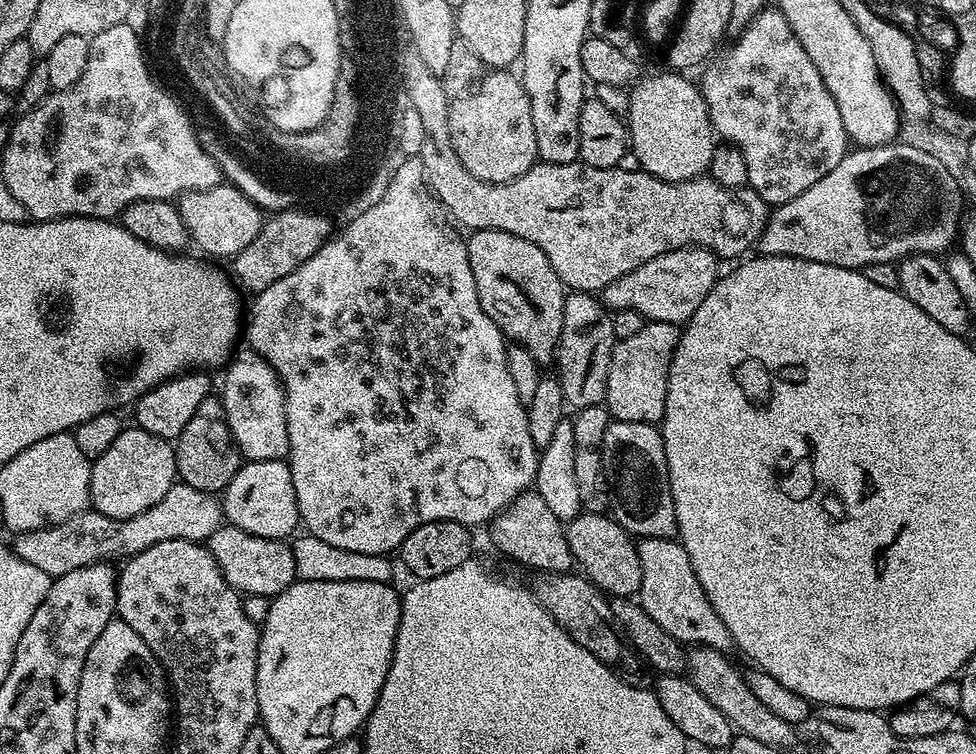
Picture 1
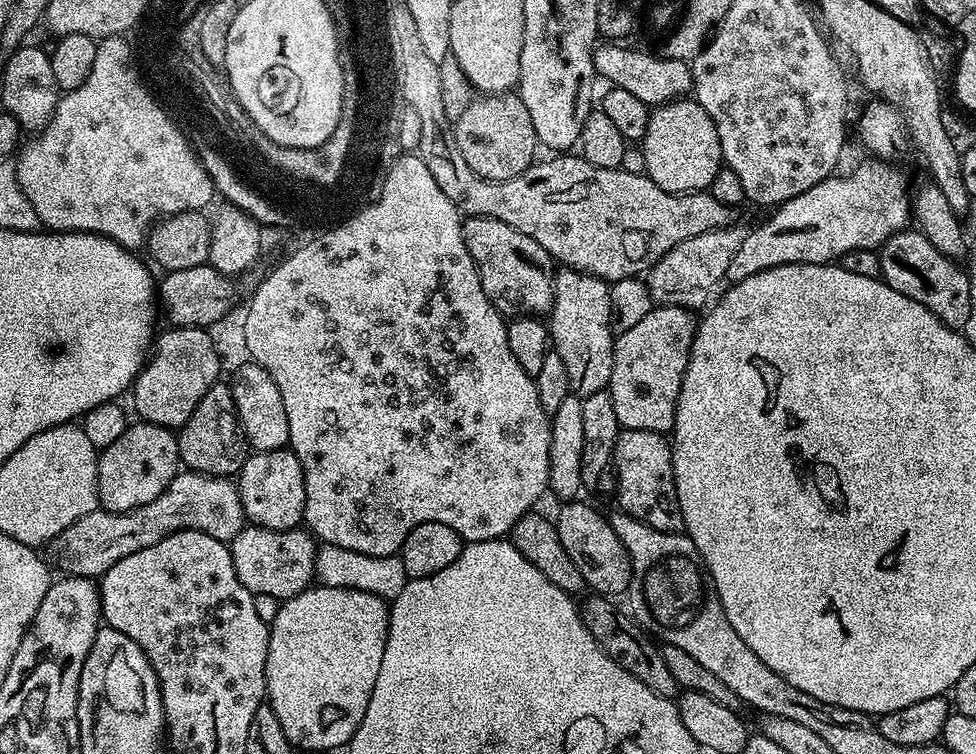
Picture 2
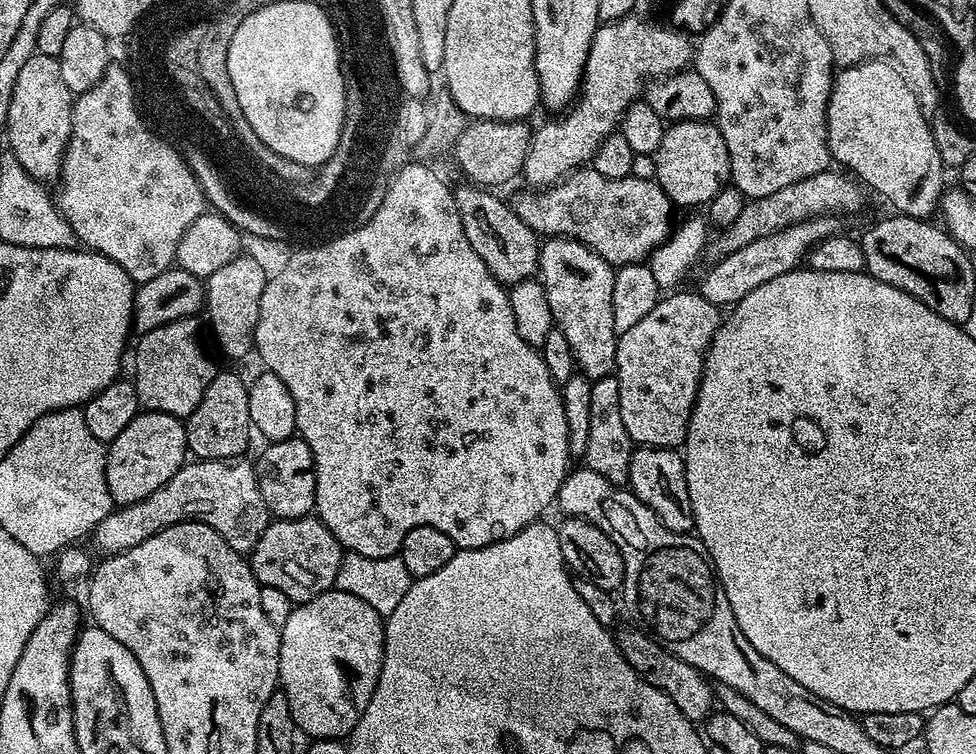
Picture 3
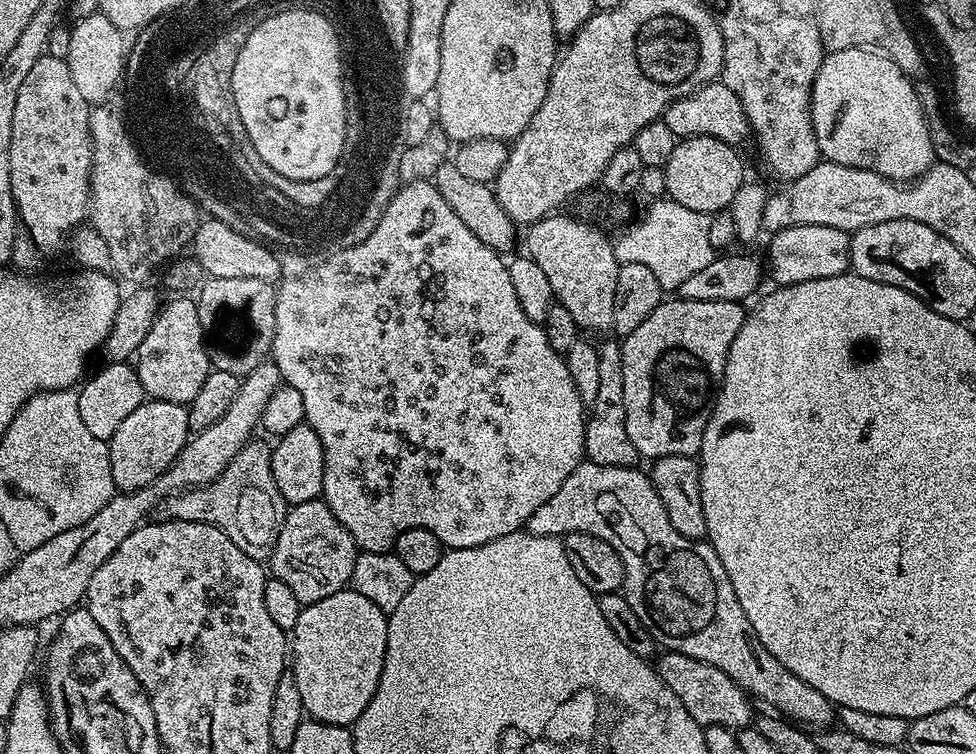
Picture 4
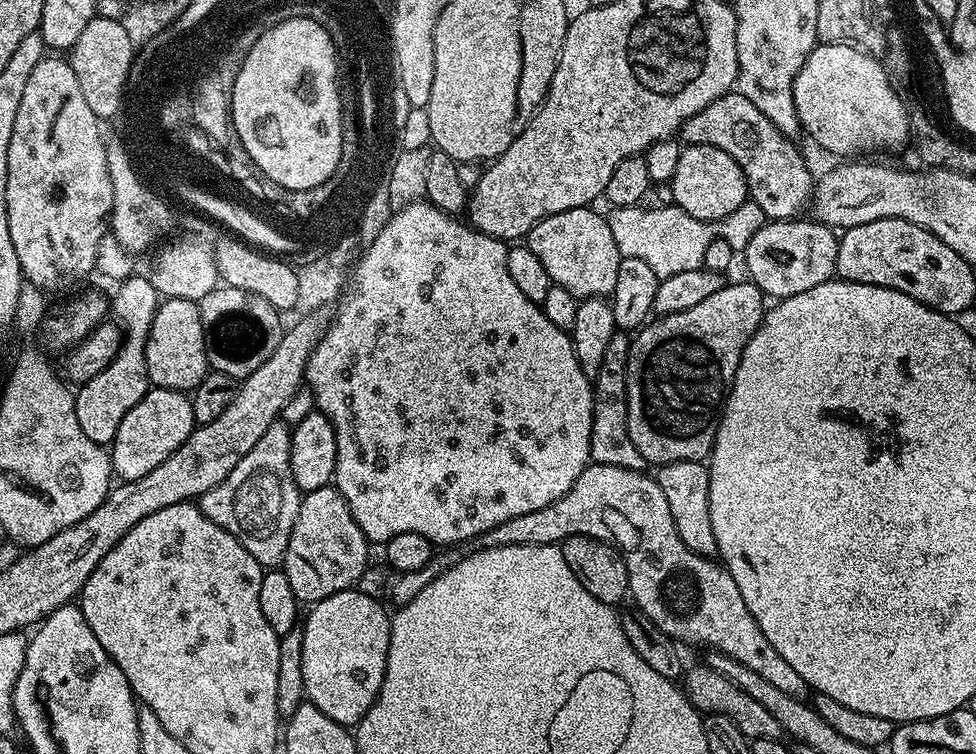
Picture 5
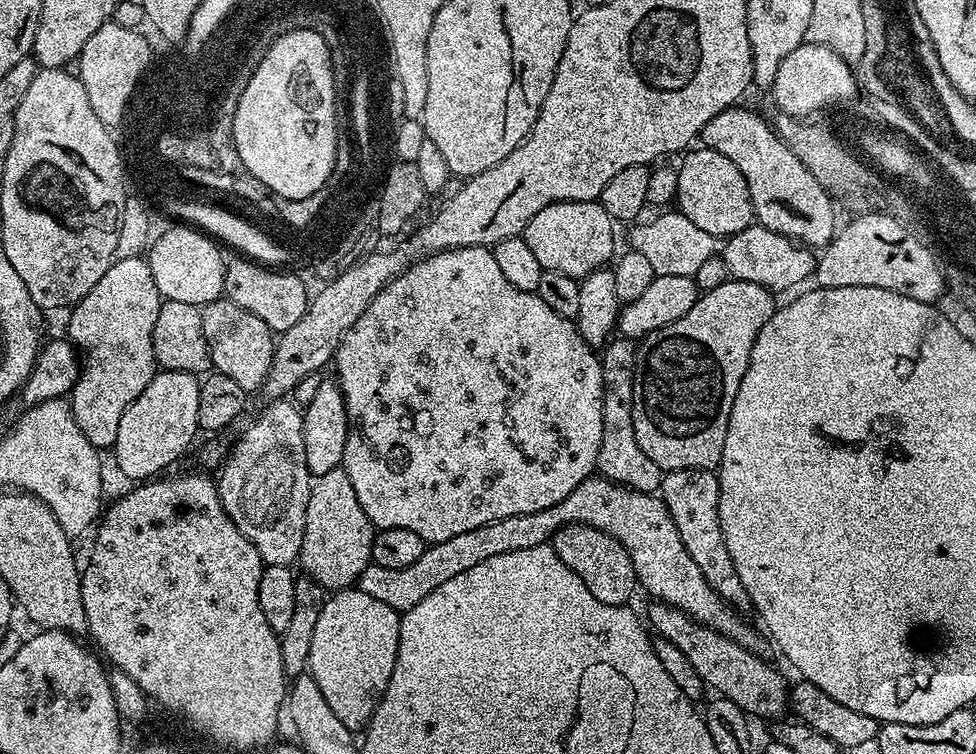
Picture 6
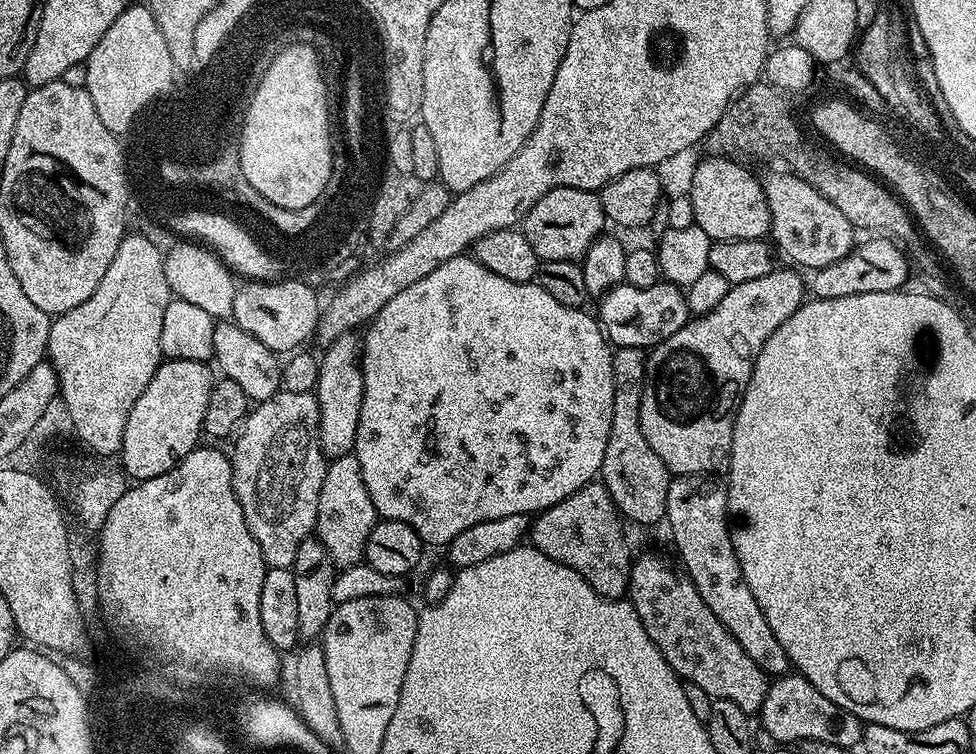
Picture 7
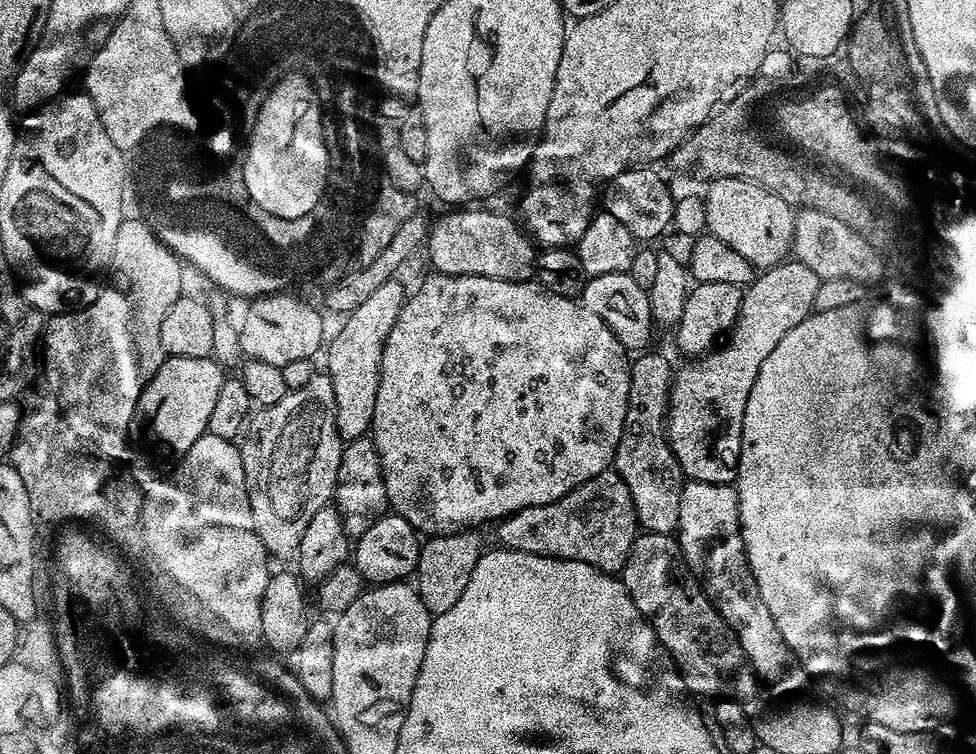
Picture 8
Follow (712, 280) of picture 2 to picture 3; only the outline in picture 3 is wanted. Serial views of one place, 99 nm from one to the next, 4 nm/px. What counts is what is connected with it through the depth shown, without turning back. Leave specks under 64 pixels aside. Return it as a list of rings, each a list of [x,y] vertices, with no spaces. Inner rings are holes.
[[[835,170],[819,172],[810,178],[802,178],[802,182],[785,186],[774,194],[766,194],[766,198],[748,200],[736,221],[717,235],[720,237],[716,240],[715,255],[729,256],[734,250],[742,250],[742,246],[750,242],[758,242],[758,238],[766,238],[766,234],[786,230],[786,226],[794,226],[815,216],[836,216],[841,214],[840,212],[858,211],[864,204],[865,189],[859,180],[843,171],[840,172]]]

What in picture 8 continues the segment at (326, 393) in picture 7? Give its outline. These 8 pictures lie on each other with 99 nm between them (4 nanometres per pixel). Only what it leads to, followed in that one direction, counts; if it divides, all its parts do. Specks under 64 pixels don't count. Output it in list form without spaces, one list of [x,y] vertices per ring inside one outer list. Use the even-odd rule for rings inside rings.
[[[393,278],[383,282],[382,286],[380,286],[378,290],[375,290],[374,294],[370,295],[370,298],[366,299],[366,302],[362,302],[362,304],[358,306],[357,309],[348,313],[348,315],[345,315],[342,320],[344,325],[342,325],[341,328],[337,330],[336,337],[334,337],[333,340],[331,337],[331,339],[329,339],[326,344],[326,352],[328,348],[328,365],[326,365],[326,371],[328,377],[330,378],[330,382],[334,382],[334,402],[336,403],[336,413],[338,414],[338,434],[346,442],[349,440],[357,440],[358,438],[369,435],[372,426],[372,419],[374,418],[374,402],[378,399],[378,382],[380,381],[380,363],[382,362],[382,350],[386,346],[386,340],[390,338],[390,332],[394,330],[396,319],[398,318],[398,314],[402,310],[402,306],[404,305],[406,299],[406,291],[404,292],[403,286],[400,285],[398,281],[399,279]]]

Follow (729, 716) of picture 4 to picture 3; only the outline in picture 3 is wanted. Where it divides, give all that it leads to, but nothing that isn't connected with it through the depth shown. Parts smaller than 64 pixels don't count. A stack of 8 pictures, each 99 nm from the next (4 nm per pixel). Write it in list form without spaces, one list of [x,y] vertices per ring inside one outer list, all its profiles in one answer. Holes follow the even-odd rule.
[[[647,631],[640,632],[619,632],[615,633],[616,642],[620,646],[620,652],[630,662],[630,666],[642,677],[647,684],[662,690],[686,714],[686,718],[693,722],[707,721],[708,717],[714,711],[714,705],[717,703],[716,694],[709,677],[703,672],[699,672],[690,662],[682,662],[673,652],[660,645],[659,640]]]

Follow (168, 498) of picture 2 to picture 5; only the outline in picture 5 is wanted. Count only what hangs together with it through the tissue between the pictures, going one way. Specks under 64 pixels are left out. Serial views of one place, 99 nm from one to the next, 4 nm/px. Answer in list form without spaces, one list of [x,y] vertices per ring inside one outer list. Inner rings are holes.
[[[283,422],[272,424],[270,430],[266,430],[266,434],[258,438],[258,446],[254,446],[254,450],[250,450],[250,454],[246,454],[246,458],[242,458],[242,462],[238,462],[238,466],[234,466],[234,470],[230,470],[230,474],[226,474],[226,478],[218,482],[218,486],[214,486],[214,490],[198,498],[198,506],[206,514],[206,518],[210,518],[210,522],[218,522],[222,530],[234,534],[234,538],[238,538],[238,542],[242,542],[242,546],[246,546],[246,550],[254,554],[254,558],[265,570],[275,569],[283,561],[286,546],[290,542],[290,530],[294,530],[294,518],[298,518],[300,509],[302,493],[290,470],[291,449],[292,433],[289,425]]]

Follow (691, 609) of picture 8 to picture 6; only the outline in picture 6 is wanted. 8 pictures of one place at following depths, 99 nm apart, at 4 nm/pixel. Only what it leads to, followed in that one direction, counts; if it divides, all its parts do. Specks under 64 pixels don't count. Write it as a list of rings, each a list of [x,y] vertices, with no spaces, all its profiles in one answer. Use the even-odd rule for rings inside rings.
[[[652,602],[649,605],[646,620],[651,631],[659,639],[674,642],[674,646],[682,650],[690,666],[694,666],[698,678],[702,678],[705,689],[712,691],[713,688],[717,697],[734,702],[734,706],[738,706],[749,717],[757,716],[767,722],[775,722],[789,711],[789,681],[784,681],[783,674],[774,665],[767,664],[767,659],[755,656],[753,652],[738,646],[730,638],[718,634],[713,628],[707,628],[670,604]]]

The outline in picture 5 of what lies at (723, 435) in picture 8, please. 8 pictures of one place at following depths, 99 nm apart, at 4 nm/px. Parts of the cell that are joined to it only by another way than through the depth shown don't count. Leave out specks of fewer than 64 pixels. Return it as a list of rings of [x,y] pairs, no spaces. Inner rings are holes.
[[[751,282],[743,283],[725,283],[724,288],[718,290],[718,294],[710,294],[710,298],[702,298],[702,302],[690,306],[690,310],[682,310],[678,314],[649,319],[632,336],[632,345],[628,351],[628,429],[630,430],[630,442],[634,442],[634,446],[638,446],[638,454],[642,454],[642,458],[649,465],[659,466],[670,462],[682,462],[683,460],[704,462],[711,456],[714,438],[718,434],[720,416],[724,412],[724,402],[728,399],[728,391],[732,388],[734,374],[738,370],[738,362],[742,358],[742,350],[746,350],[746,342],[750,342],[754,330],[758,330],[766,311],[766,297],[761,292],[760,287]]]

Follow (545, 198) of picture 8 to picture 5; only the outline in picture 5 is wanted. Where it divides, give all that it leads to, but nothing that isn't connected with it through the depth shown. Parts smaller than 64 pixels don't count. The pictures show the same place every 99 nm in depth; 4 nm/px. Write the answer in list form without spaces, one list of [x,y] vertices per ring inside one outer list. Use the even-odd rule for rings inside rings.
[[[589,206],[550,214],[535,224],[526,237],[526,247],[534,250],[542,266],[546,266],[546,274],[552,283],[562,286],[562,290],[570,290],[577,301],[588,300],[591,296],[611,297],[614,282],[618,282],[622,257],[607,219],[599,216],[596,210]]]

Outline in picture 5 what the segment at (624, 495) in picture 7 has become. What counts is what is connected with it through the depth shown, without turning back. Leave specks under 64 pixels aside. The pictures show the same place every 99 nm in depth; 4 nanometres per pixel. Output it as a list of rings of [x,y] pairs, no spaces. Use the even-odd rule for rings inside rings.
[[[618,330],[606,345],[602,366],[592,385],[592,429],[590,430],[591,463],[606,466],[622,466],[626,470],[644,472],[646,461],[638,454],[638,446],[630,442],[628,429],[628,351],[632,336],[627,331]]]

